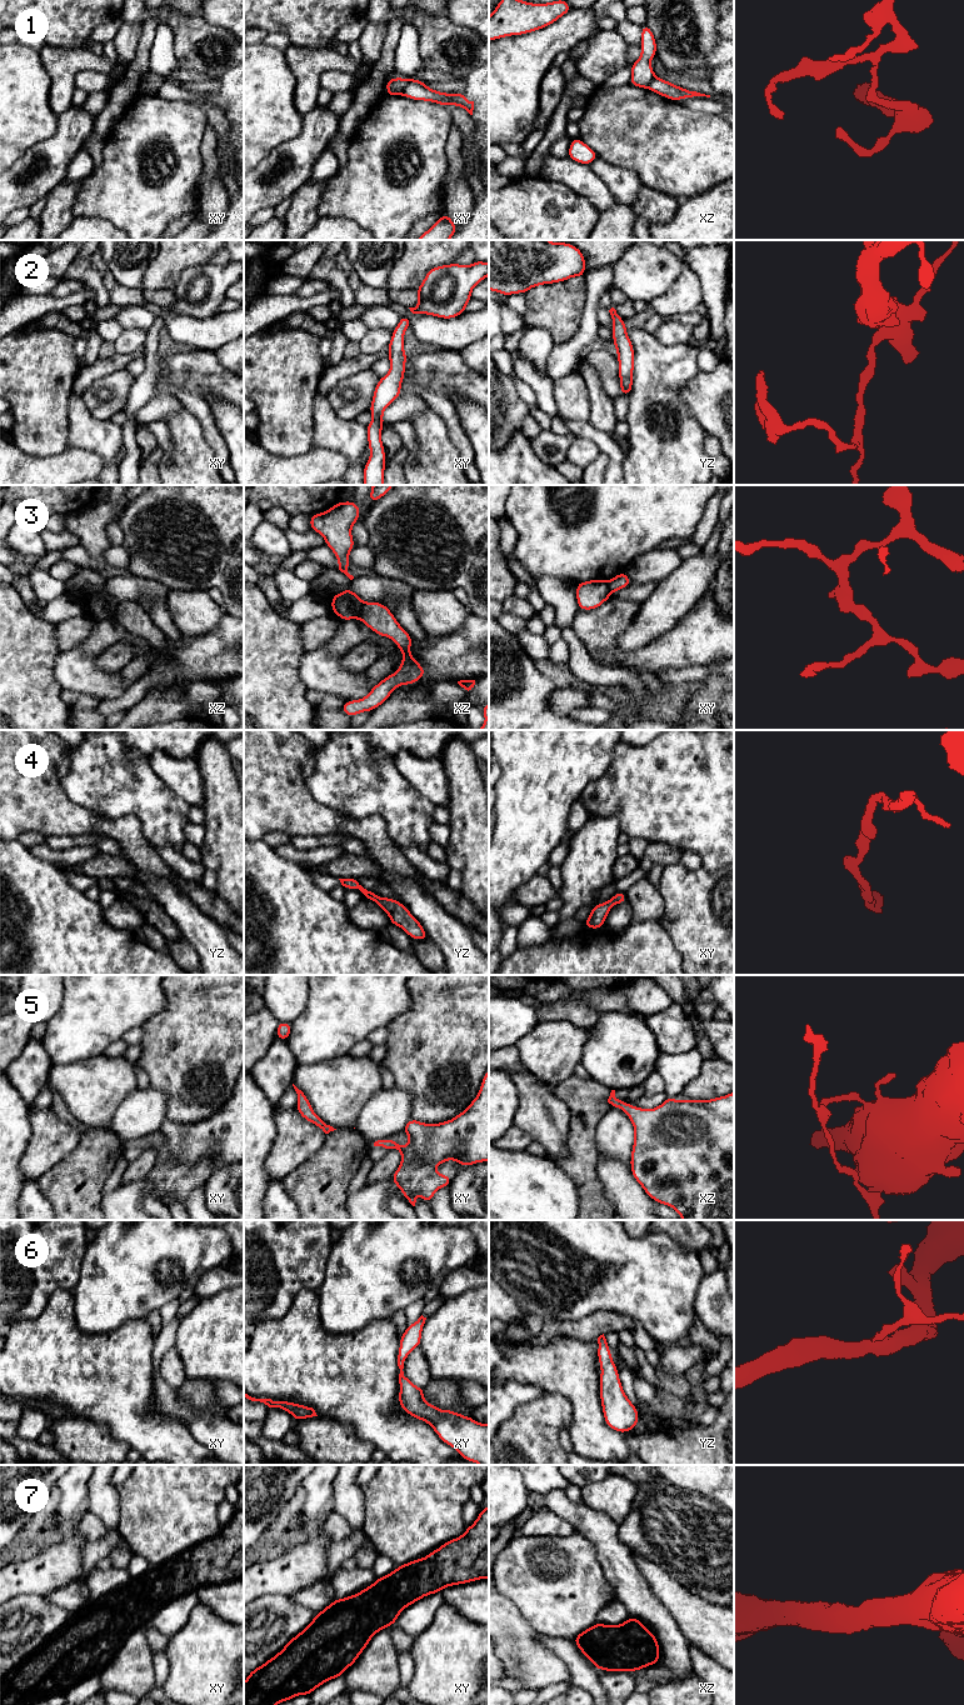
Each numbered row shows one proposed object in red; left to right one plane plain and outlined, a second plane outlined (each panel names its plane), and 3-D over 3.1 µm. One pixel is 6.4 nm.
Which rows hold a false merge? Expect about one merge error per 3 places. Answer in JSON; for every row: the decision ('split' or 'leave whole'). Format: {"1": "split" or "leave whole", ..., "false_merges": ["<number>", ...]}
{"1": "split", "2": "leave whole", "3": "split", "4": "leave whole", "5": "leave whole", "6": "leave whole", "7": "leave whole", "false_merges": ["1", "3"]}

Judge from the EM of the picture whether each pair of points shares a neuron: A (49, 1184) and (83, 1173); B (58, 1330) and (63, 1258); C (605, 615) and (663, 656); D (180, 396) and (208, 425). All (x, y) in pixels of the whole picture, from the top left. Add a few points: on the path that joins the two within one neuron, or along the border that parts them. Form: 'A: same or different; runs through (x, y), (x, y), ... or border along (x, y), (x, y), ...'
A: same; runs through (58, 1184), (71, 1184), (74, 1181)
B: different; border along (71, 1290), (56, 1289), (50, 1295), (43, 1311)
C: same; runs through (605, 636), (605, 643), (620, 658), (642, 658)
D: same; runs through (188, 400), (205, 418)

